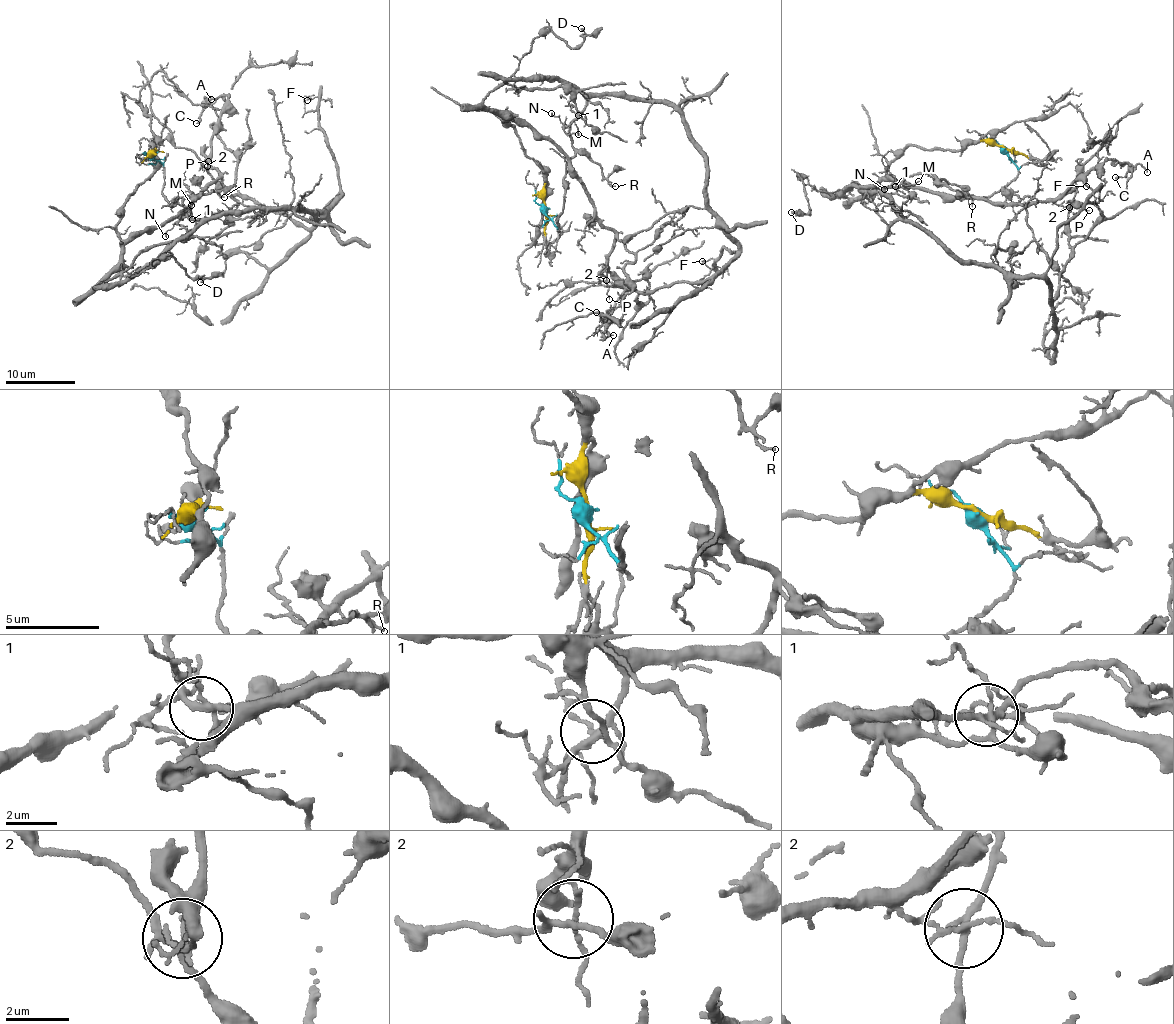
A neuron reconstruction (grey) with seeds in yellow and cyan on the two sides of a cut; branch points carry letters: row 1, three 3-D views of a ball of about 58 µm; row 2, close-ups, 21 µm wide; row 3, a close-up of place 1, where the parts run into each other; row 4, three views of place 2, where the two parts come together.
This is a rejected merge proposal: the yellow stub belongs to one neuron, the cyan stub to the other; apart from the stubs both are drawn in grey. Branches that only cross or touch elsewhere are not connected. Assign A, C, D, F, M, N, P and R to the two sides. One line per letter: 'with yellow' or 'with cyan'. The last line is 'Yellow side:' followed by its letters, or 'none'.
A: with yellow
C: with yellow
D: with yellow
F: with cyan
M: with cyan
N: with cyan
P: with yellow
R: with cyan
Yellow side: A, C, D, P

